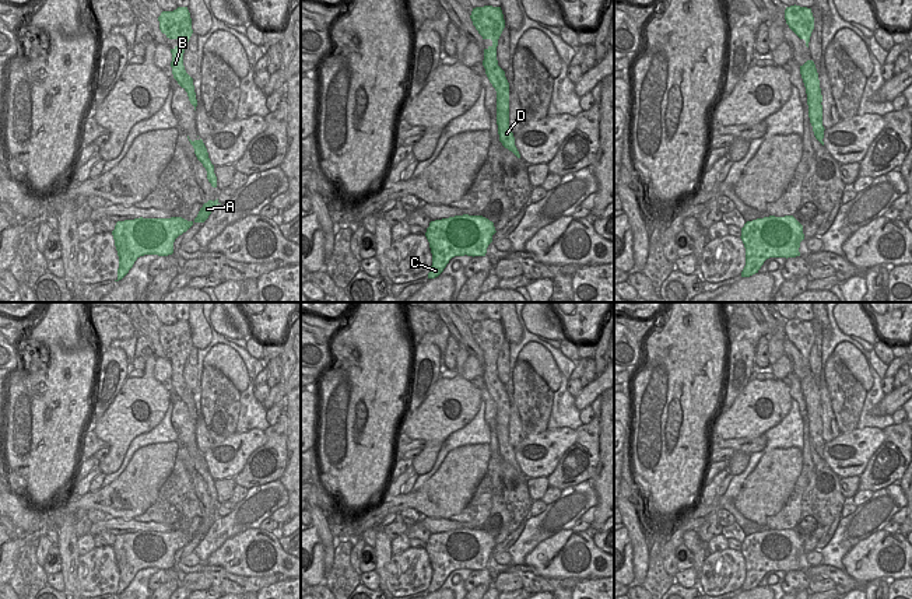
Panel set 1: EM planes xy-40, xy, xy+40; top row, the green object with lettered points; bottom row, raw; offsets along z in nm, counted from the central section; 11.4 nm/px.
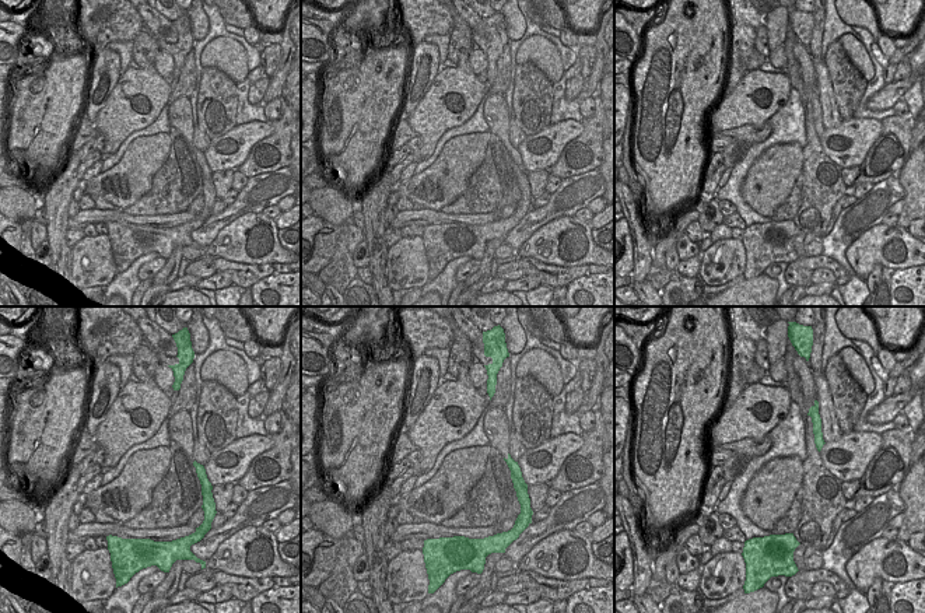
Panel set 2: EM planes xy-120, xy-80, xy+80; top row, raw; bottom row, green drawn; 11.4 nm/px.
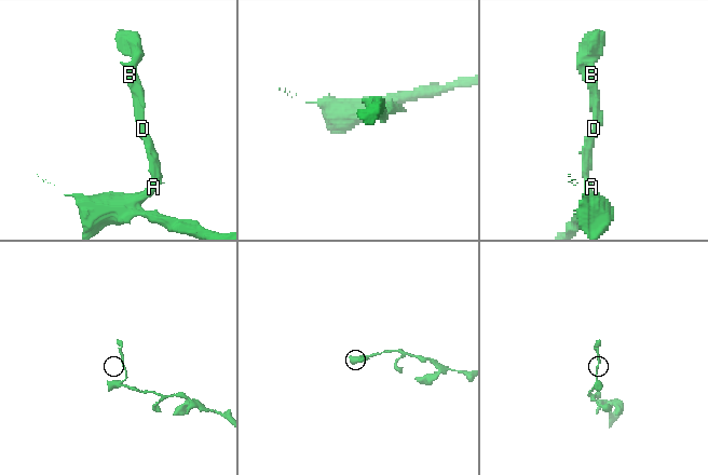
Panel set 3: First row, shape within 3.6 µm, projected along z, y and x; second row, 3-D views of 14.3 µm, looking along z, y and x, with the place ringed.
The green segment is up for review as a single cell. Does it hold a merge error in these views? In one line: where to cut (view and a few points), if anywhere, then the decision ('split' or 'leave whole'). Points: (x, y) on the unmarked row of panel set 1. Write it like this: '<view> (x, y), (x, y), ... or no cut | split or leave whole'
no cut | leave whole

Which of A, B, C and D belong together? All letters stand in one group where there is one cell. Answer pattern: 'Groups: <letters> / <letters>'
Groups: A B C D.

